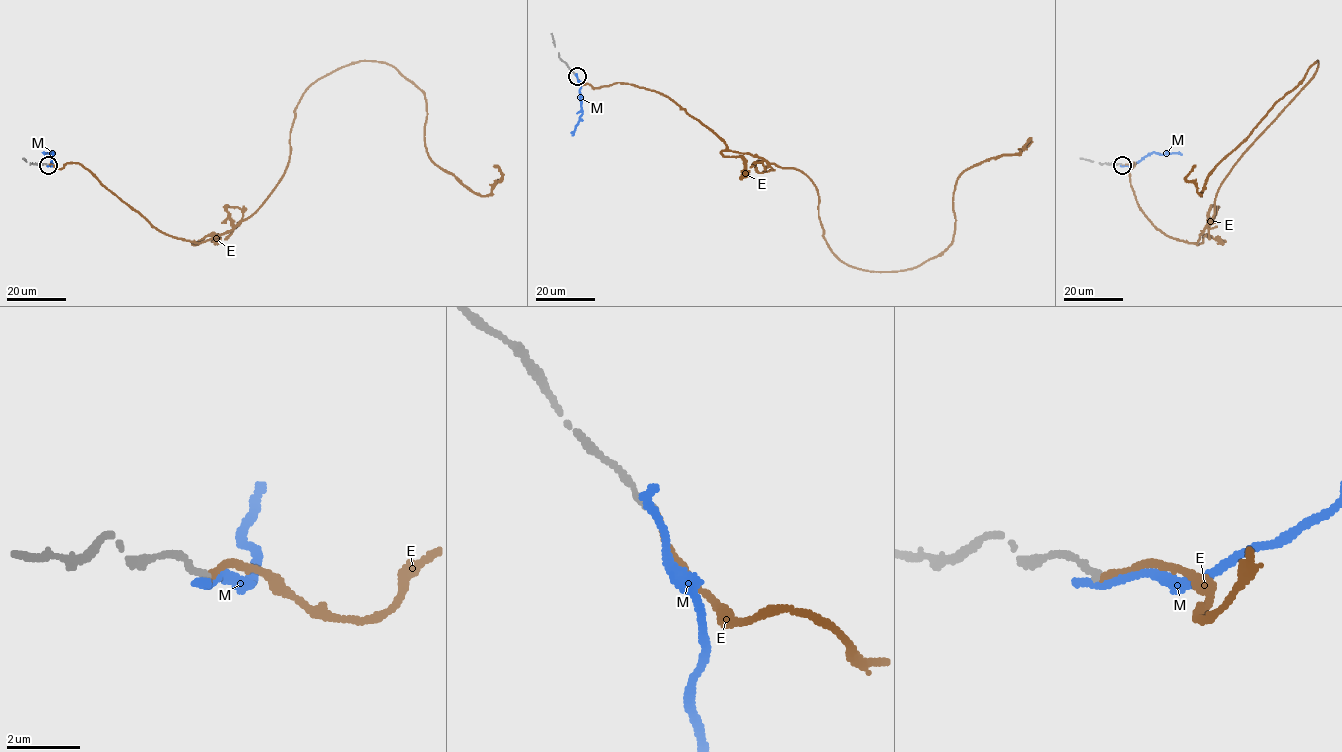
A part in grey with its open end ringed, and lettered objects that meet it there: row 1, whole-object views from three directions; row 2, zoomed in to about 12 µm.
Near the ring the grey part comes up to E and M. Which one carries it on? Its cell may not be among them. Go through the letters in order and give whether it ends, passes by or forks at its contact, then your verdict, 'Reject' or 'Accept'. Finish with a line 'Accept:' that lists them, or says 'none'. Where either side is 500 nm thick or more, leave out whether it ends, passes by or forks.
E: It ends there. Accept
M: It ends there. Reject
Accept: E

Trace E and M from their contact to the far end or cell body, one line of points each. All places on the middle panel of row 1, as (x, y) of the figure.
E: (576, 76), (667, 96), (729, 150), (801, 171), (831, 251), (871, 271), (940, 254), (956, 181), (1022, 148)
M: (576, 76), (582, 115), (572, 135)

